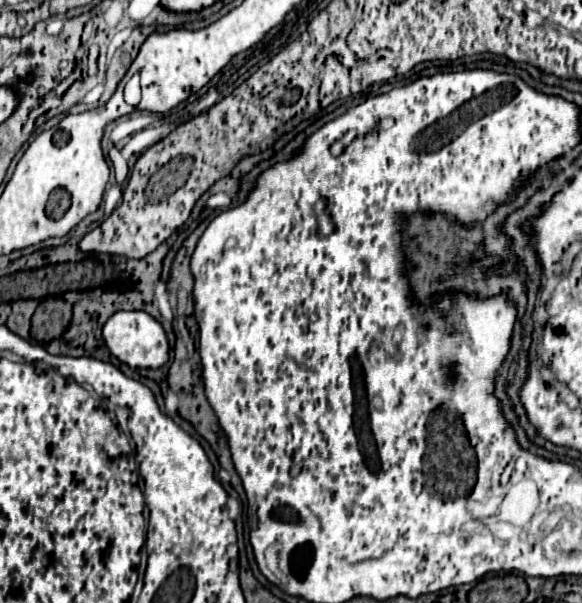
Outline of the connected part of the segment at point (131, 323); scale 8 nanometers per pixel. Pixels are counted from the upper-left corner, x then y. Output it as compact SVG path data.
M116 312L104 326L104 342L108 350L130 368L160 368L170 358L168 338L158 320L146 312Z

